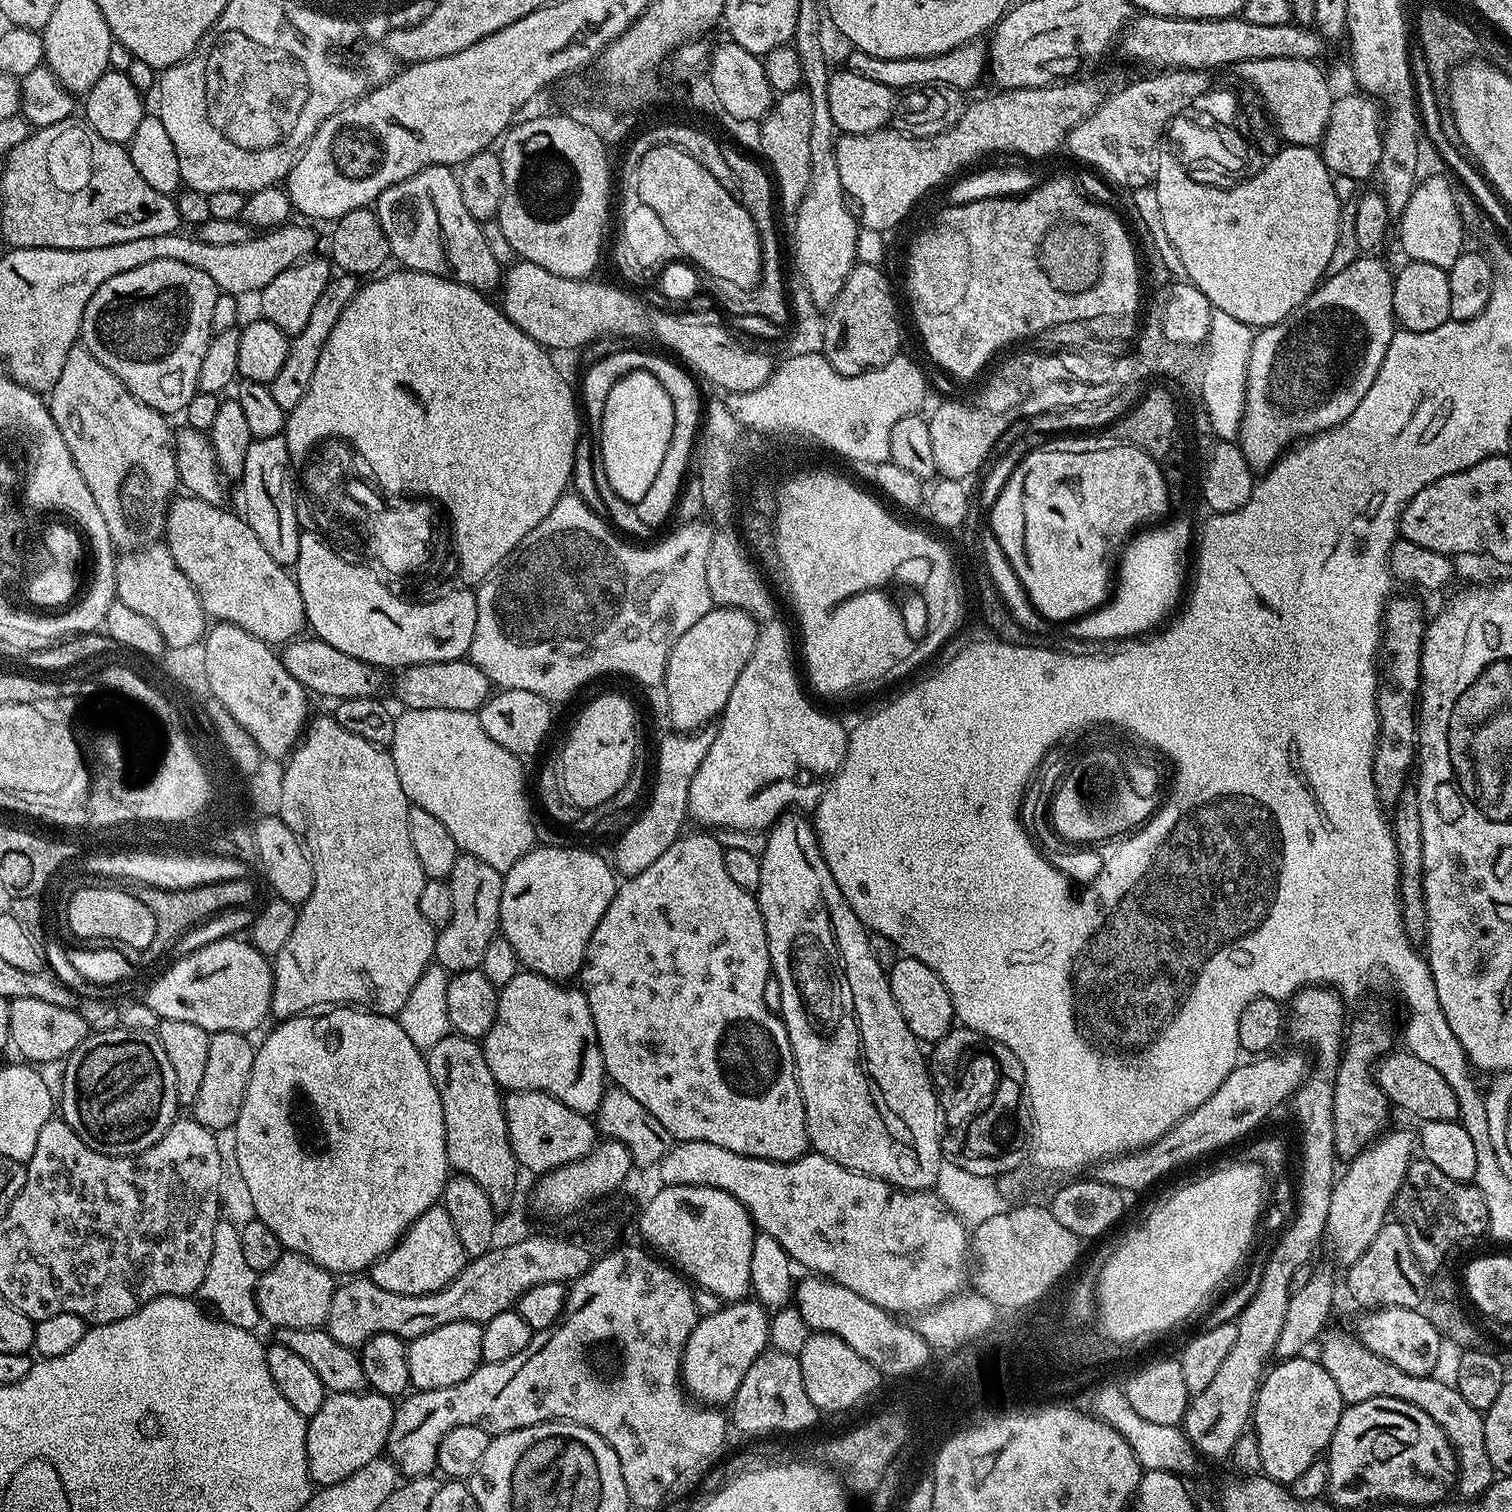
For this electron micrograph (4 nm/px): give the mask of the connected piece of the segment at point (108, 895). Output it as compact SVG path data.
M82 889L70 898L67 912L67 931L72 931L78 941L87 942L97 937L118 938L135 948L145 948L154 941L156 924L149 907L134 898L112 889Z

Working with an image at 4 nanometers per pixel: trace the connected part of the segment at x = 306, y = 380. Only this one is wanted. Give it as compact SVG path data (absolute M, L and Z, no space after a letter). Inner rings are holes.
M336 274L329 280L326 290L322 290L322 295L318 298L318 303L314 306L314 311L310 313L309 320L302 331L291 337L286 362L282 370L278 370L278 378L274 378L268 385L270 394L274 394L274 399L278 406L287 414L302 402L306 390L310 390L310 378L314 378L314 368L318 366L318 356L322 354L322 346L326 346L326 338L330 338L330 330L334 330L334 322L338 322L338 314L346 310L346 306L354 298L358 289L357 277L351 274Z

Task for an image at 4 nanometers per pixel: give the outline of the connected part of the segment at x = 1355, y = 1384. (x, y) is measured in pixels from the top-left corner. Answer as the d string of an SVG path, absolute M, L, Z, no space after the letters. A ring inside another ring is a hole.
M1329 1327L1321 1335L1318 1341L1320 1348L1319 1363L1334 1378L1338 1385L1338 1394L1342 1394L1345 1405L1366 1402L1370 1398L1398 1398L1402 1402L1410 1402L1418 1406L1434 1422L1438 1422L1440 1429L1446 1434L1446 1438L1456 1449L1456 1466L1458 1475L1454 1485L1455 1491L1461 1492L1464 1498L1479 1498L1485 1490L1491 1486L1494 1479L1494 1469L1490 1462L1490 1454L1486 1454L1486 1430L1484 1429L1484 1417L1455 1386L1455 1383L1444 1380L1436 1380L1435 1375L1415 1376L1406 1374L1406 1370L1398 1370L1386 1358L1374 1354L1359 1336L1343 1332L1340 1328Z

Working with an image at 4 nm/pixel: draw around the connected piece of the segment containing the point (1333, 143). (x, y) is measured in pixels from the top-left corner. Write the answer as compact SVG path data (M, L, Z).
M1367 94L1355 95L1337 95L1333 99L1330 118L1326 122L1324 139L1320 141L1318 151L1333 176L1346 174L1357 182L1364 182L1371 176L1373 179L1380 167L1384 126L1382 112L1377 101Z

